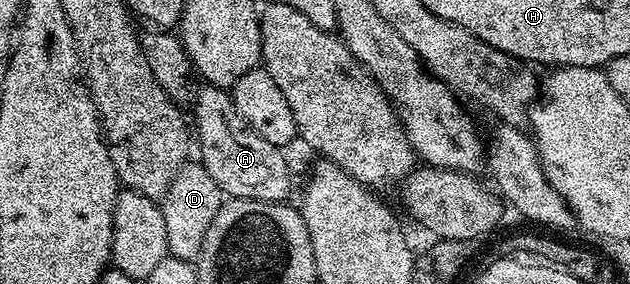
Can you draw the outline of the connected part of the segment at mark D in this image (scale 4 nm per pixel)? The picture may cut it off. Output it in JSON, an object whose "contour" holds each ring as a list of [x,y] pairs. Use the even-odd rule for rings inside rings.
{"contour":[[[189,160],[187,165],[174,175],[174,183],[170,183],[170,191],[166,191],[164,200],[159,202],[162,219],[166,219],[166,243],[168,255],[174,259],[182,259],[195,263],[200,259],[202,239],[206,239],[206,231],[210,231],[210,223],[214,215],[218,215],[218,207],[222,203],[222,194],[218,183],[199,160]]]}

